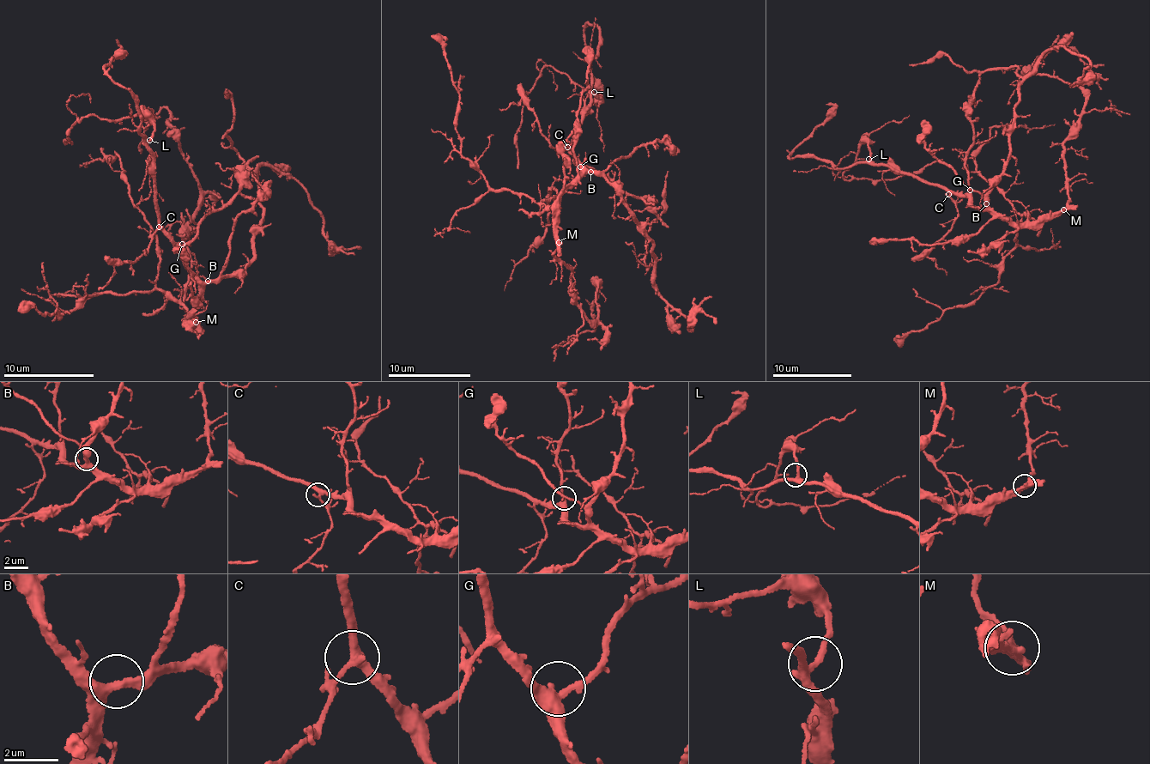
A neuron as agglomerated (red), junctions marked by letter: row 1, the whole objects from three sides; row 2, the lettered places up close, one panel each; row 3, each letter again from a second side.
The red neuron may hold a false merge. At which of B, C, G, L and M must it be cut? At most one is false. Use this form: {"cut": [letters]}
{"cut": []}

